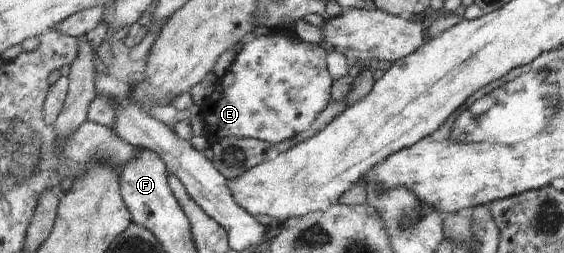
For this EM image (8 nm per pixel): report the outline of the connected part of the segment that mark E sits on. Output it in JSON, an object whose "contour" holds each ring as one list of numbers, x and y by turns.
{"contour":[[292,28,256,32,244,42,231,71,219,79,217,95,203,101,207,137,256,138,275,144,310,130,334,99,327,55,321,46,299,39]]}

